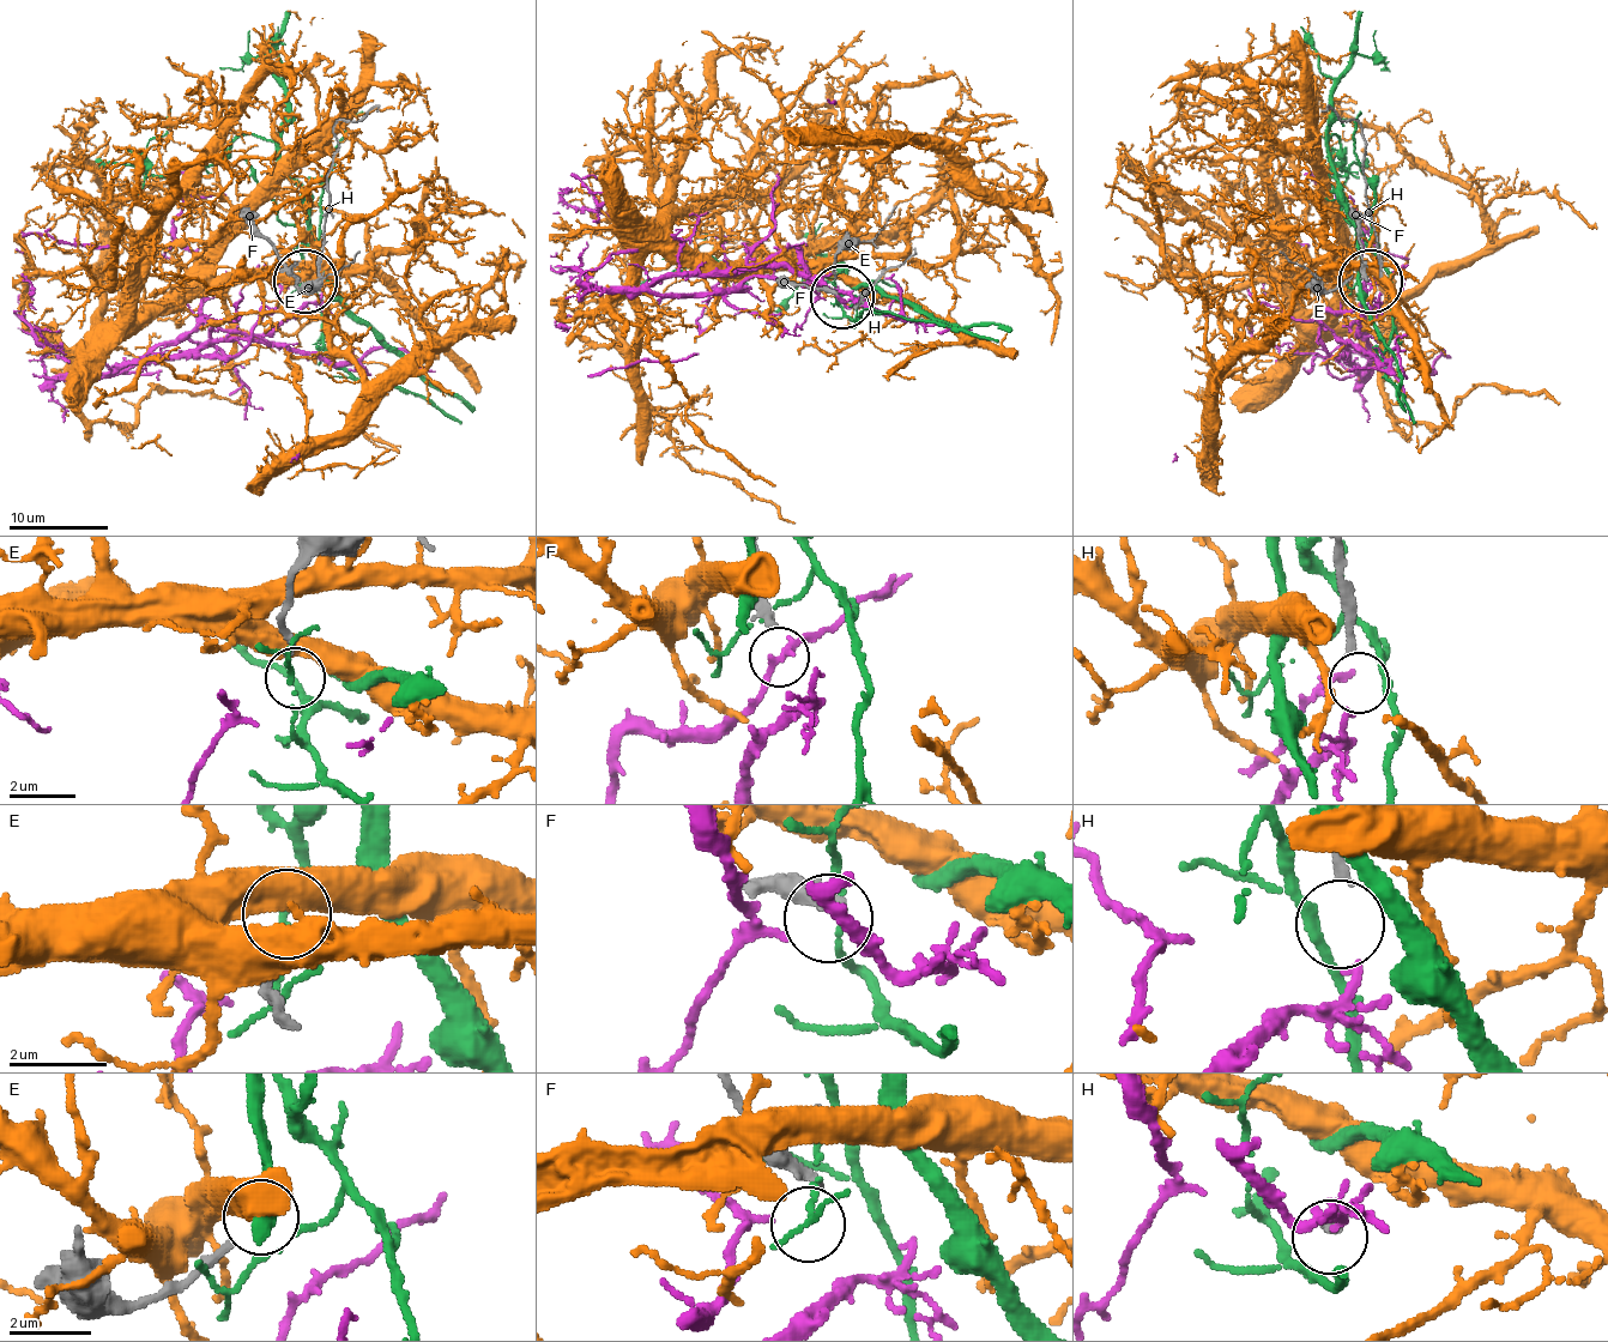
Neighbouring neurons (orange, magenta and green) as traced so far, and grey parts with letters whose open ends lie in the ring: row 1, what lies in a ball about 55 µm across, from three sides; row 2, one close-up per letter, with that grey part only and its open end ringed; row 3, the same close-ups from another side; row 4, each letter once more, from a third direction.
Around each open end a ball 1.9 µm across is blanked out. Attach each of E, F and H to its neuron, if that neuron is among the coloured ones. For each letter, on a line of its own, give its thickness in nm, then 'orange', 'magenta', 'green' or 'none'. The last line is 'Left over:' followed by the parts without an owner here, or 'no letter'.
E: calibre 190 nm; none
F: calibre 280 nm; none
H: calibre 220 nm; magenta
Left over: E, F

